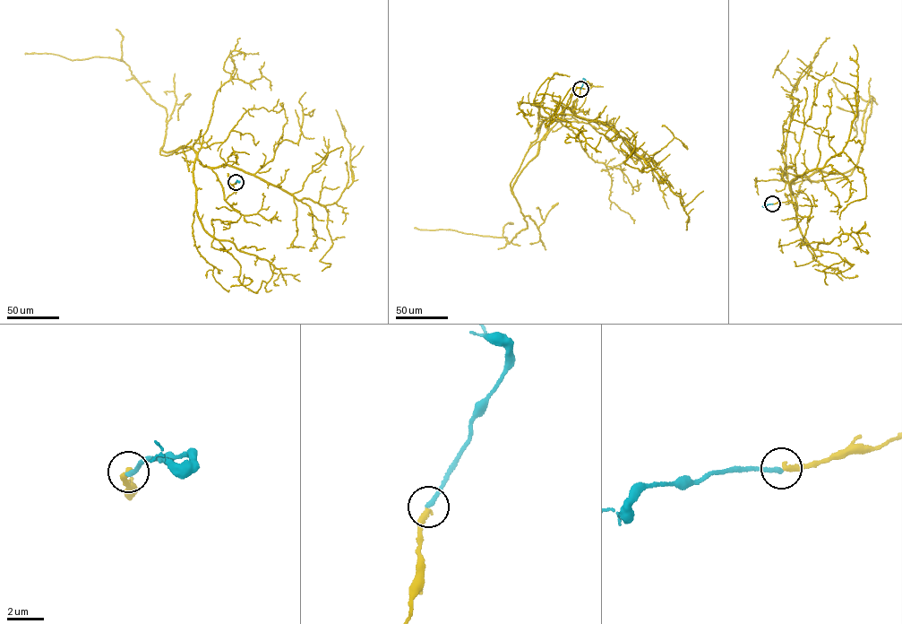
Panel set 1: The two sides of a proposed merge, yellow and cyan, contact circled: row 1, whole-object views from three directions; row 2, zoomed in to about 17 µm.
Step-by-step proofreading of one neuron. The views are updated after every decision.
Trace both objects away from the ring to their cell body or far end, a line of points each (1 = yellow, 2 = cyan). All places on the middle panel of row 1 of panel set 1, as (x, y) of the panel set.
1: (580, 89), (574, 108), (562, 107), (550, 117), (536, 154), (512, 188), (528, 226), (511, 242), (414, 228)
2: (580, 89), (583, 78)

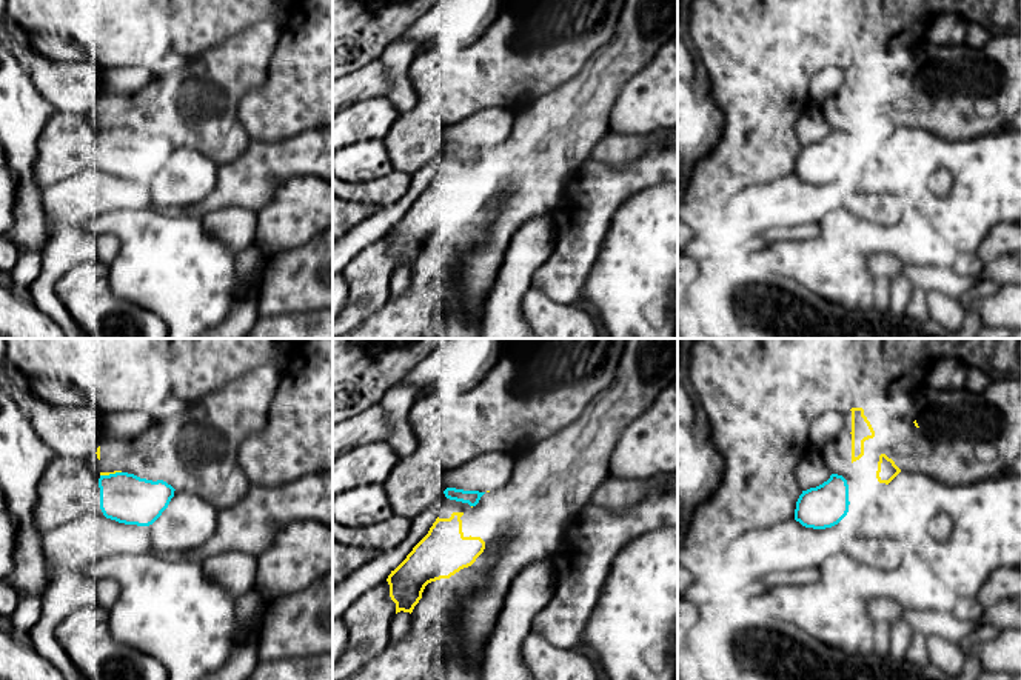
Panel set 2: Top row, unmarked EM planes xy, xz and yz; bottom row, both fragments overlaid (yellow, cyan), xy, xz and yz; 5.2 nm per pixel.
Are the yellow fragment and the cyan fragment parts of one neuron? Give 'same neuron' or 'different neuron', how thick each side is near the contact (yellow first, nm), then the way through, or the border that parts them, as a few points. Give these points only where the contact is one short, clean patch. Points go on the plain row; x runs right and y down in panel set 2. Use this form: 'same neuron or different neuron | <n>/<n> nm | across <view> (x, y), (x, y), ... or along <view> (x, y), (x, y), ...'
same neuron | 20/260 nm | across xy (114, 126), (110, 128), (110, 137), (125, 153)

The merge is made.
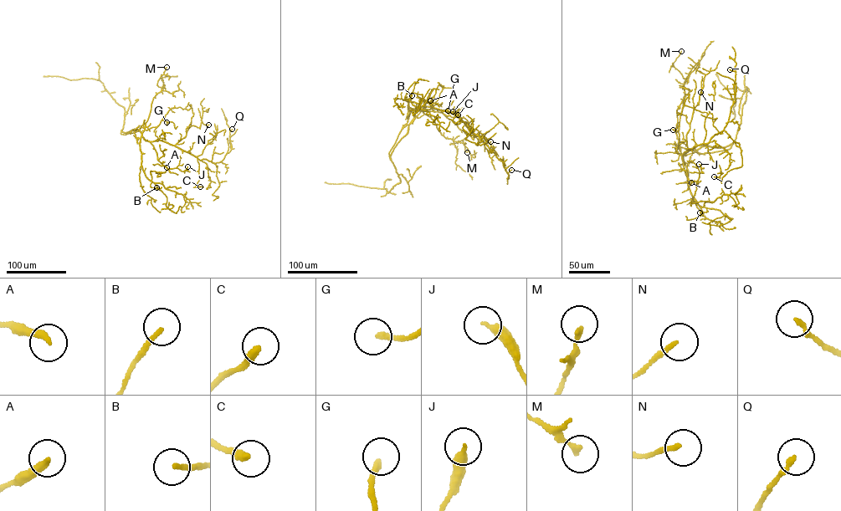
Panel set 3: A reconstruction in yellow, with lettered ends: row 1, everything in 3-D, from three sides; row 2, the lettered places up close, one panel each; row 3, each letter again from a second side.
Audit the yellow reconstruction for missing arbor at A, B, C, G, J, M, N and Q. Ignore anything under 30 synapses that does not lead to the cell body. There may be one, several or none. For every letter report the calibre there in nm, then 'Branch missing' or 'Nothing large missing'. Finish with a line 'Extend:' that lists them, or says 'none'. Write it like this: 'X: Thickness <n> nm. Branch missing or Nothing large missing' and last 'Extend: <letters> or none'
A: Thickness 280 nm. Branch missing
B: Thickness 190 nm. Branch missing
C: Thickness 280 nm. Branch missing
G: Thickness 200 nm. Branch missing
J: Thickness 320 nm. Nothing large missing
M: Thickness 180 nm. Nothing large missing
N: Thickness 170 nm. Nothing large missing
Q: Thickness 200 nm. Nothing large missing
Extend: A, B, C, G

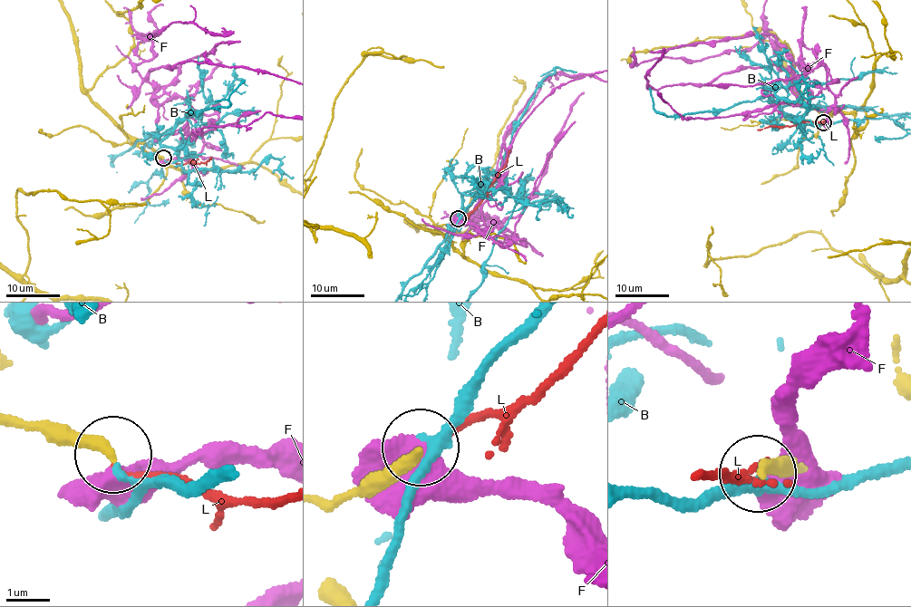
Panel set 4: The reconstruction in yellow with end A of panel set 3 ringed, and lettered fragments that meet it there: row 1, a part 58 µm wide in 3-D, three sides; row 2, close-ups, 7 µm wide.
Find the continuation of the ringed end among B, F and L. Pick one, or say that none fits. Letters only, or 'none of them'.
L

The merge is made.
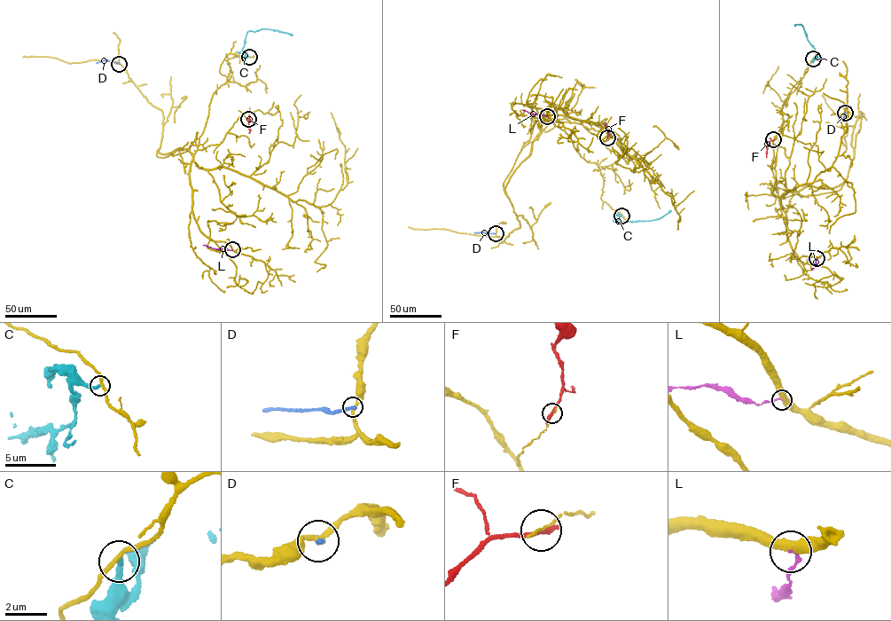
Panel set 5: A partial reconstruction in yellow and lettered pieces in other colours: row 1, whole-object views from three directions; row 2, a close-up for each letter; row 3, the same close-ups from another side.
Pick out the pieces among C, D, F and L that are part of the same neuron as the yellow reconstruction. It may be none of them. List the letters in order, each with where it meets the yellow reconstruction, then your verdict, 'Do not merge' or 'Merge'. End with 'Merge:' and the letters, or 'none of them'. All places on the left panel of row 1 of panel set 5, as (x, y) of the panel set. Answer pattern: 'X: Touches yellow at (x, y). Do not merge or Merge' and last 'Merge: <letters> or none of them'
C: Touches yellow at (249, 57). Do not merge
D: Touches yellow at (119, 64). Do not merge
F: Touches yellow at (248, 119). Do not merge
L: Touches yellow at (232, 249). Do not merge
Merge: none of them

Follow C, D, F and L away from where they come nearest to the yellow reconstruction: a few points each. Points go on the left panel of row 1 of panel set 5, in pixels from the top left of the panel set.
C: (249, 57), (242, 50), (248, 31), (267, 28), (293, 35)
D: (119, 64), (106, 60), (96, 63)
F: (248, 119), (249, 133)
L: (232, 249), (203, 245)

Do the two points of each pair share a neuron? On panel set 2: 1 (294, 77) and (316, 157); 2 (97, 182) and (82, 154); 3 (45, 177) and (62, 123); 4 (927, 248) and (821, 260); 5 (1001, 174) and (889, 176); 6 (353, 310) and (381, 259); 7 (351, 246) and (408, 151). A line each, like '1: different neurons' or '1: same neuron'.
1: different neurons
2: different neurons
3: same neuron
4: same neuron
5: same neuron
6: same neuron
7: different neurons

